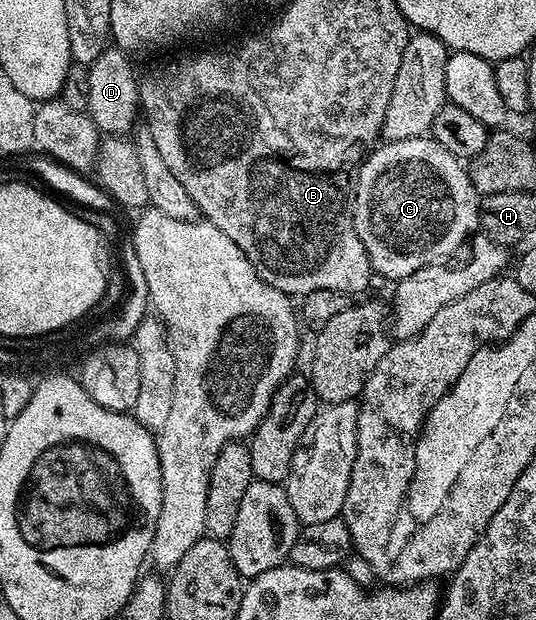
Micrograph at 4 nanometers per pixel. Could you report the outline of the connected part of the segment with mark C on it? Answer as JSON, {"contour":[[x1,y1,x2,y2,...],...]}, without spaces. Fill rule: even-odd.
{"contour":[[421,137,393,143,384,141,358,168,354,179,352,223,356,226,356,236,370,257,373,272,377,276,385,275,391,281,399,281,422,269,422,265,455,256,480,226,480,201,481,196,476,194,465,164,446,153,446,149,442,149,442,145,435,143,432,138]]}

